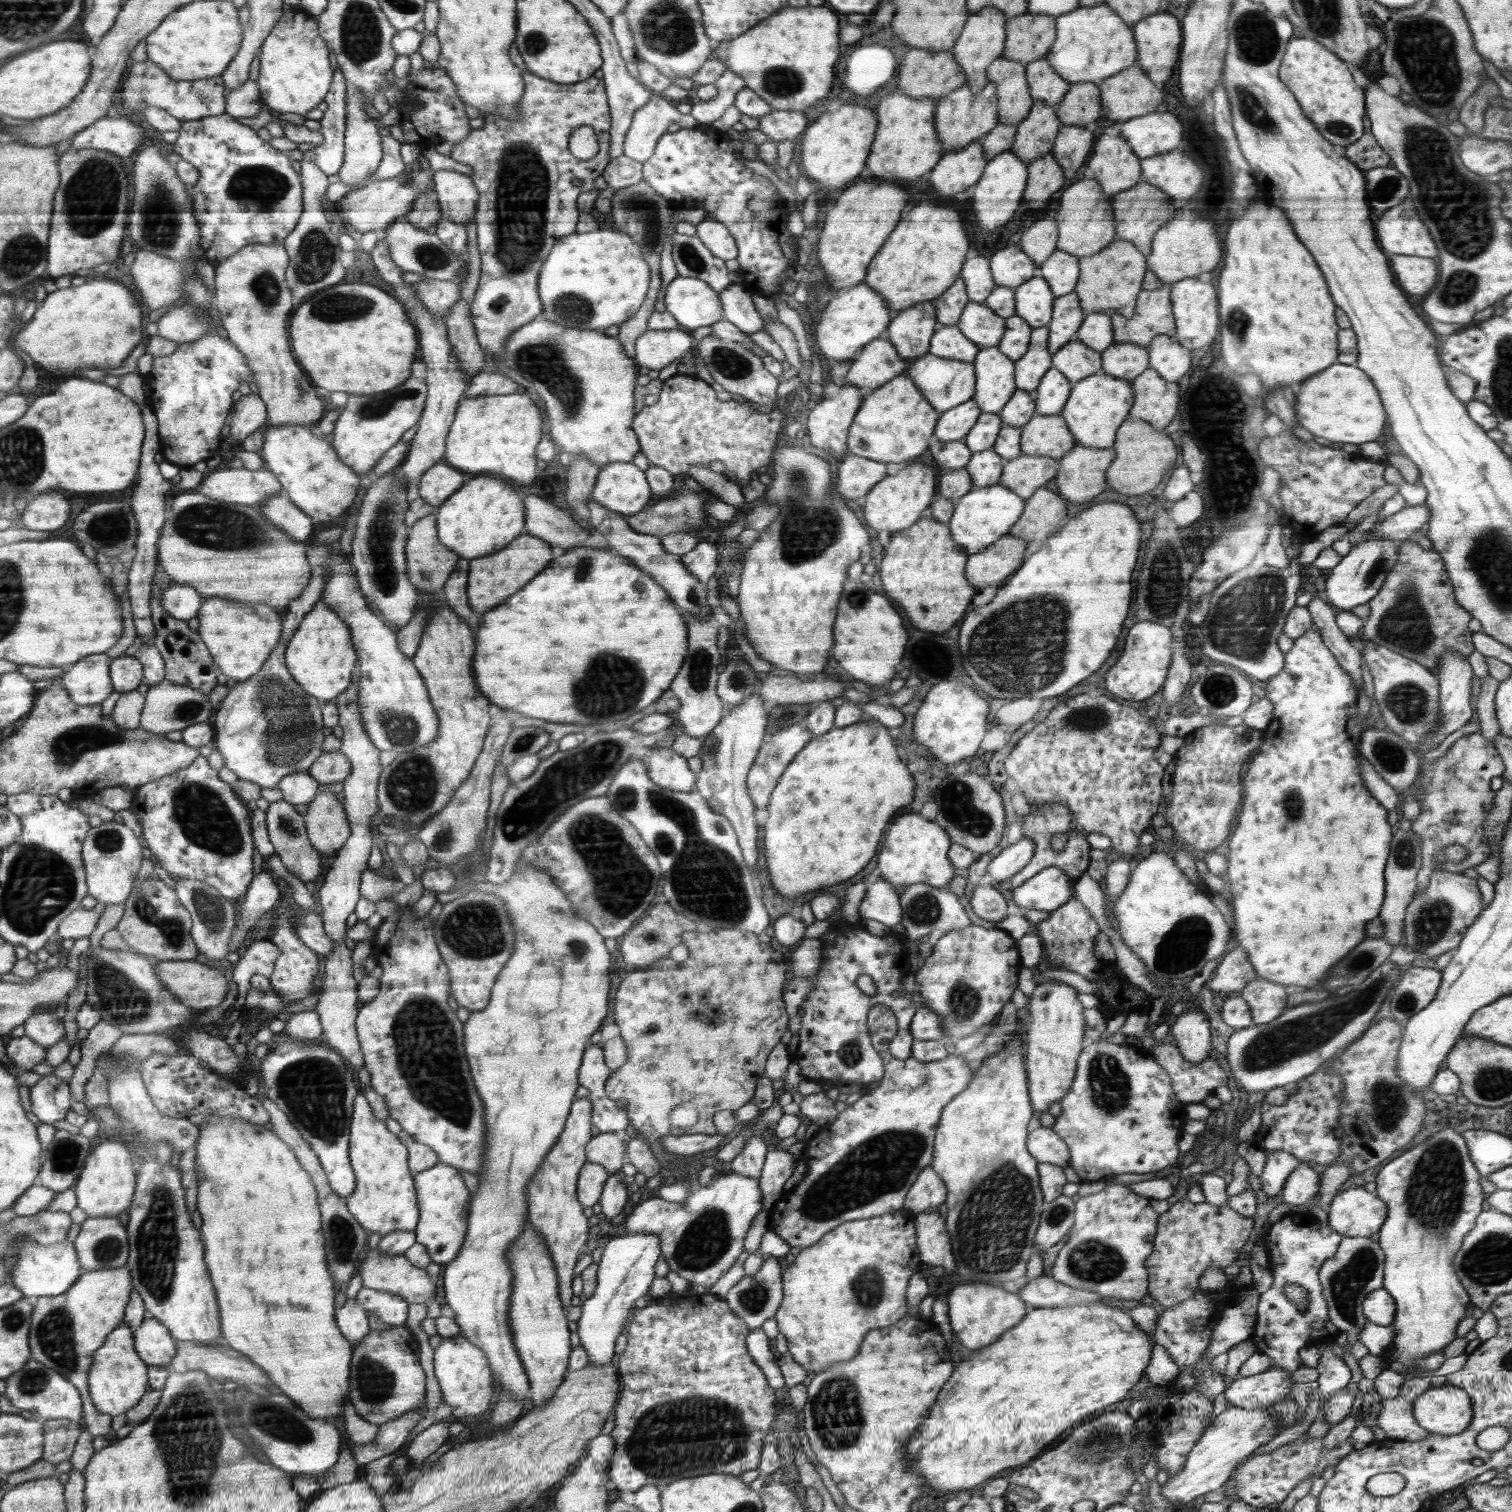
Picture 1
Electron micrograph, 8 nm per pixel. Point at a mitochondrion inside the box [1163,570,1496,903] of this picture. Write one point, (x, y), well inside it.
(1406, 624)

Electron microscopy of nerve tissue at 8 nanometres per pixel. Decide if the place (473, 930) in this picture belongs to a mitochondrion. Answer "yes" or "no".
yes

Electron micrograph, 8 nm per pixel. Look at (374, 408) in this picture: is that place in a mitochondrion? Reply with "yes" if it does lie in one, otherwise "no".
yes

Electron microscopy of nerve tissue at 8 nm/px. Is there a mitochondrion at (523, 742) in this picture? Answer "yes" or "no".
yes

